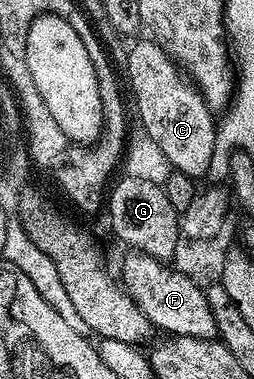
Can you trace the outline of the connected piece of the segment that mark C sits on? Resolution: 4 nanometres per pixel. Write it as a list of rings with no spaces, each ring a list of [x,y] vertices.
[[[153,40],[138,42],[126,54],[126,78],[130,81],[130,90],[134,93],[136,116],[142,121],[144,131],[148,132],[153,143],[160,148],[175,171],[193,180],[200,180],[210,170],[214,162],[216,147],[216,120],[210,105],[202,99],[197,86],[182,72],[181,66],[170,57],[164,47]]]

